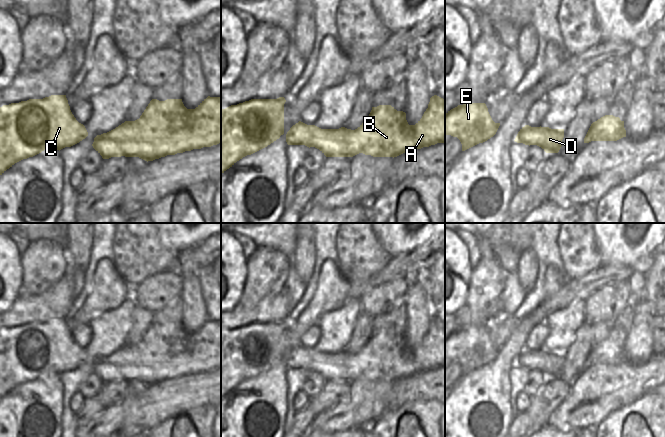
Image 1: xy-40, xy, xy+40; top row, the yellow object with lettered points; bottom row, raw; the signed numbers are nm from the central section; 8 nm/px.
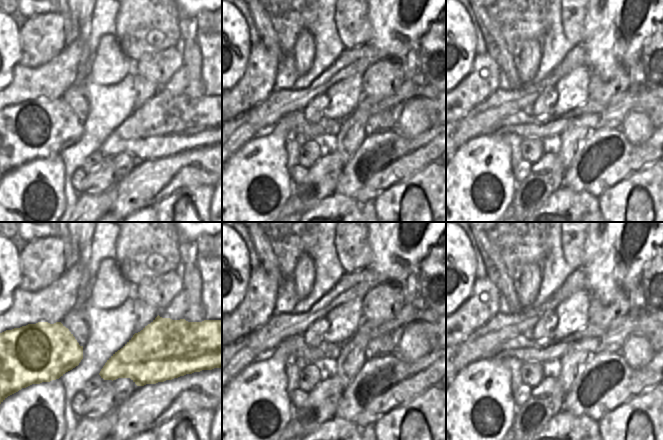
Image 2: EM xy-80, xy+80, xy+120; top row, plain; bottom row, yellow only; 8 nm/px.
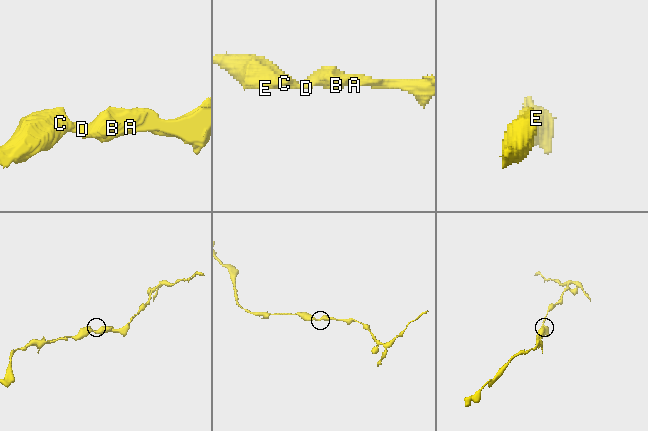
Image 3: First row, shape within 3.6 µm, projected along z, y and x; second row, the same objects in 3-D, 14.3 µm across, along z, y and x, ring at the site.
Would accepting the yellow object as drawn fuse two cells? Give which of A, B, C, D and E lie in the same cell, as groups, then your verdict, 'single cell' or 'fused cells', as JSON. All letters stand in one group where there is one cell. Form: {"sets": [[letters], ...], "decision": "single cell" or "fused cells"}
{"sets": [["A", "B", "C", "D", "E"]], "decision": "single cell"}

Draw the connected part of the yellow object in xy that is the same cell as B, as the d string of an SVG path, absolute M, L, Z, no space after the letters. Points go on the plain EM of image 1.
M432 320L428 332L415 349L408 348L405 336L397 335L391 329L379 329L372 331L368 342L355 354L345 351L321 353L299 345L287 356L286 366L288 369L315 371L326 381L353 381L363 377L373 381L394 382L415 373L445 367L445 323Z

